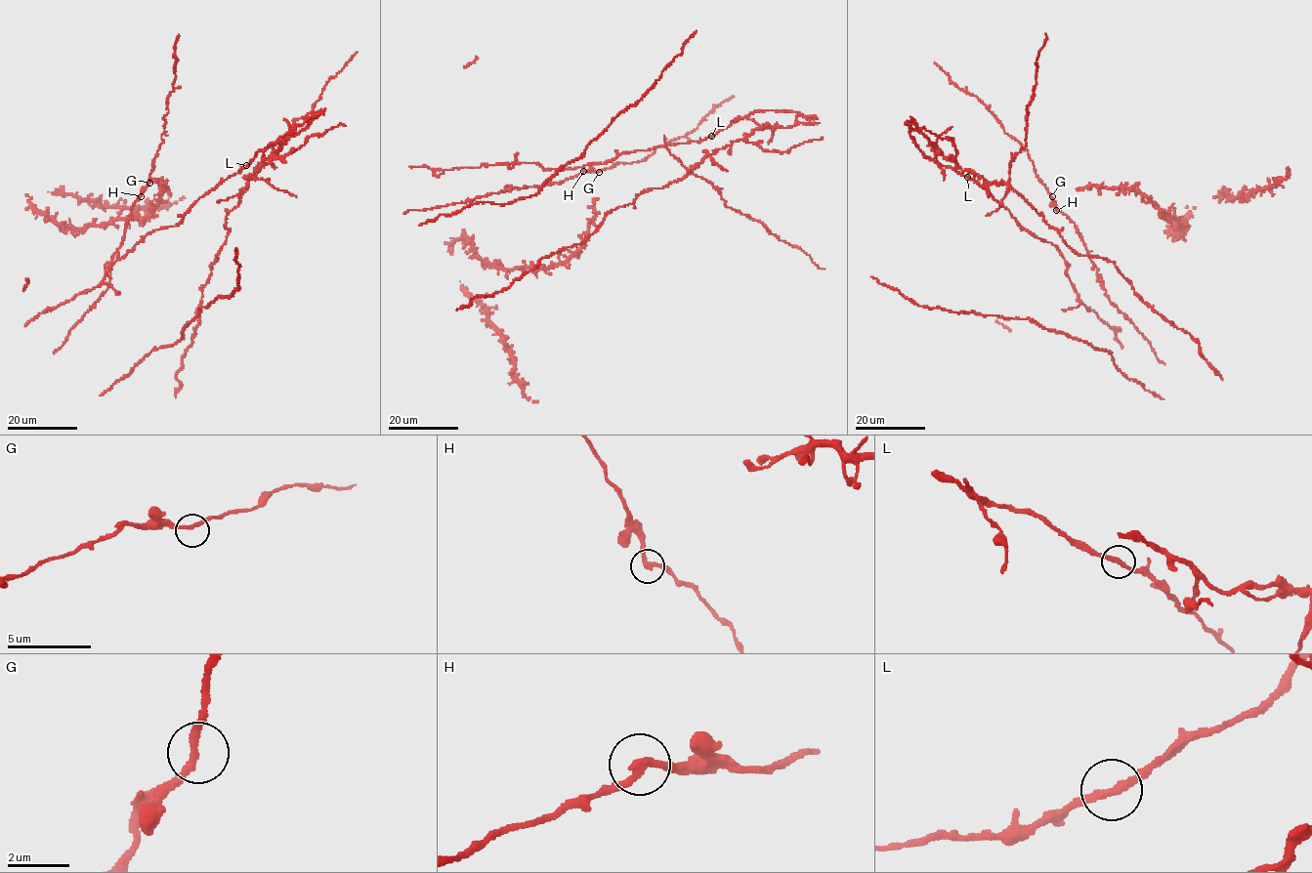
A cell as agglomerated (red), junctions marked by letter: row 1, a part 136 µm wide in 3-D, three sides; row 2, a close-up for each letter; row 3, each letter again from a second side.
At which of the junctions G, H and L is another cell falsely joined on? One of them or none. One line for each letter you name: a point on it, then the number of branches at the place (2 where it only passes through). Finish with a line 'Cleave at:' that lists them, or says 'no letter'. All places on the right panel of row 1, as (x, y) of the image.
L: at (967, 177); 2 branches meet
Cleave at: L

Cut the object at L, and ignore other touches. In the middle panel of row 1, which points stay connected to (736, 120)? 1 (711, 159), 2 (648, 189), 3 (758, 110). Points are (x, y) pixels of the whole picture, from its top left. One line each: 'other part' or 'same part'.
1: same part
2: same part
3: same part

